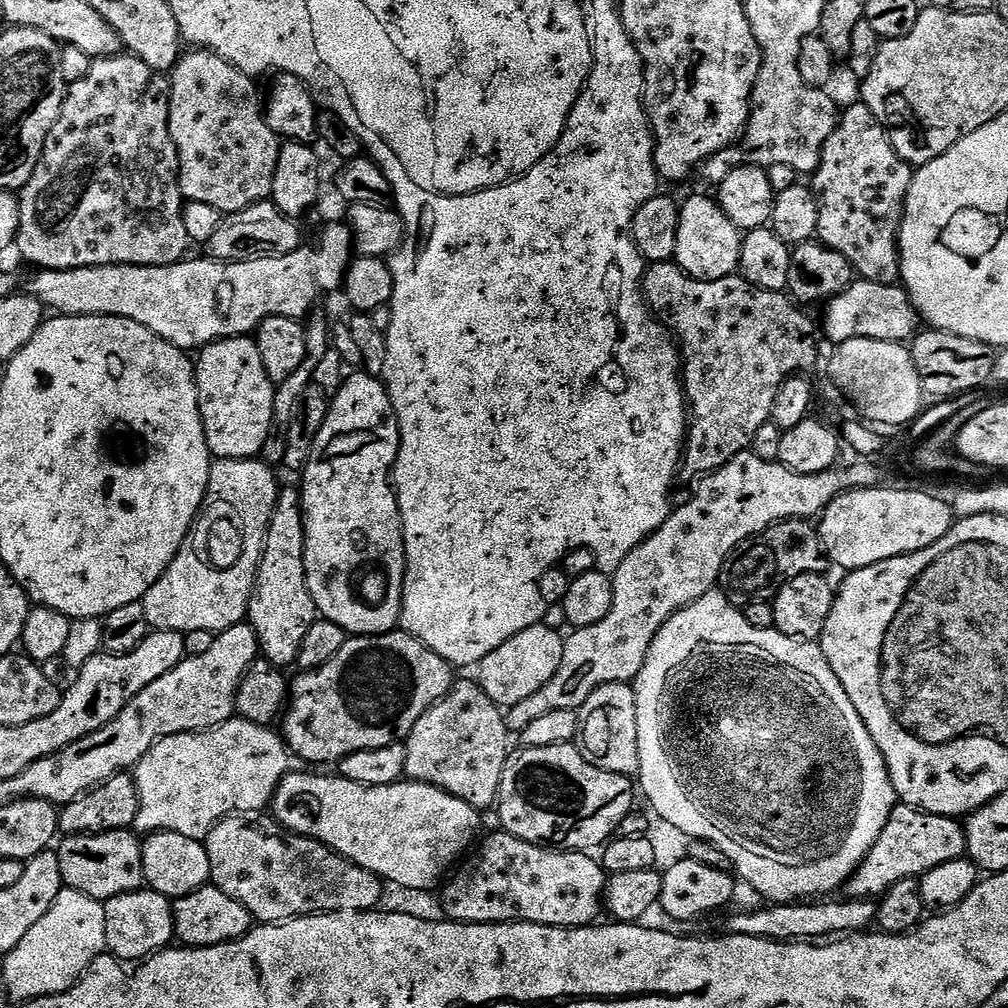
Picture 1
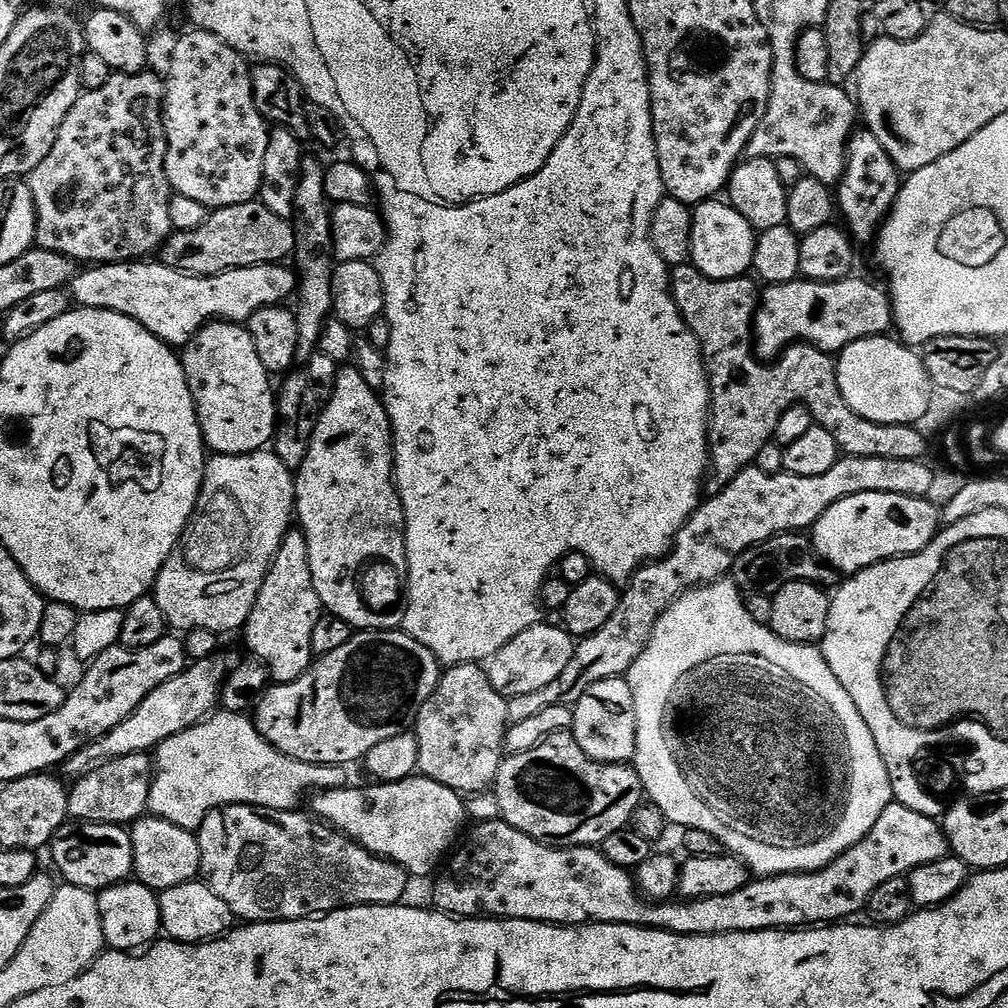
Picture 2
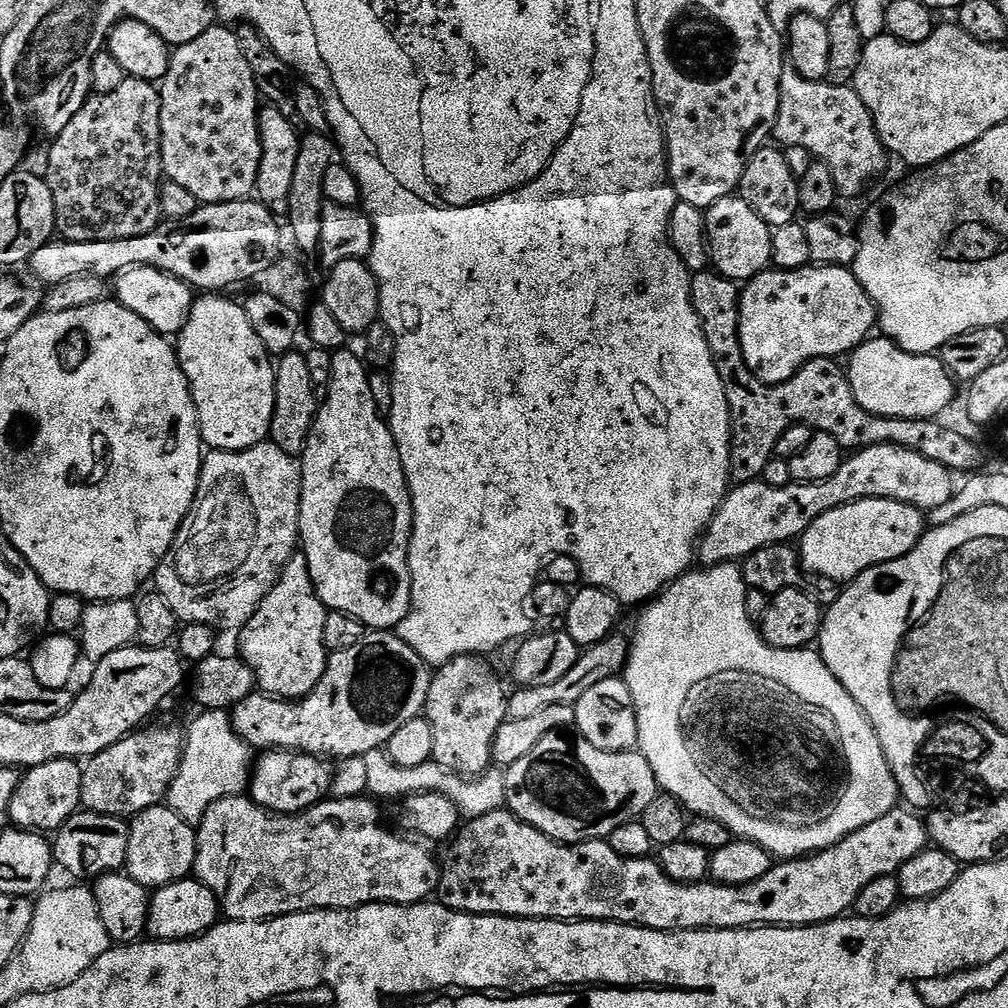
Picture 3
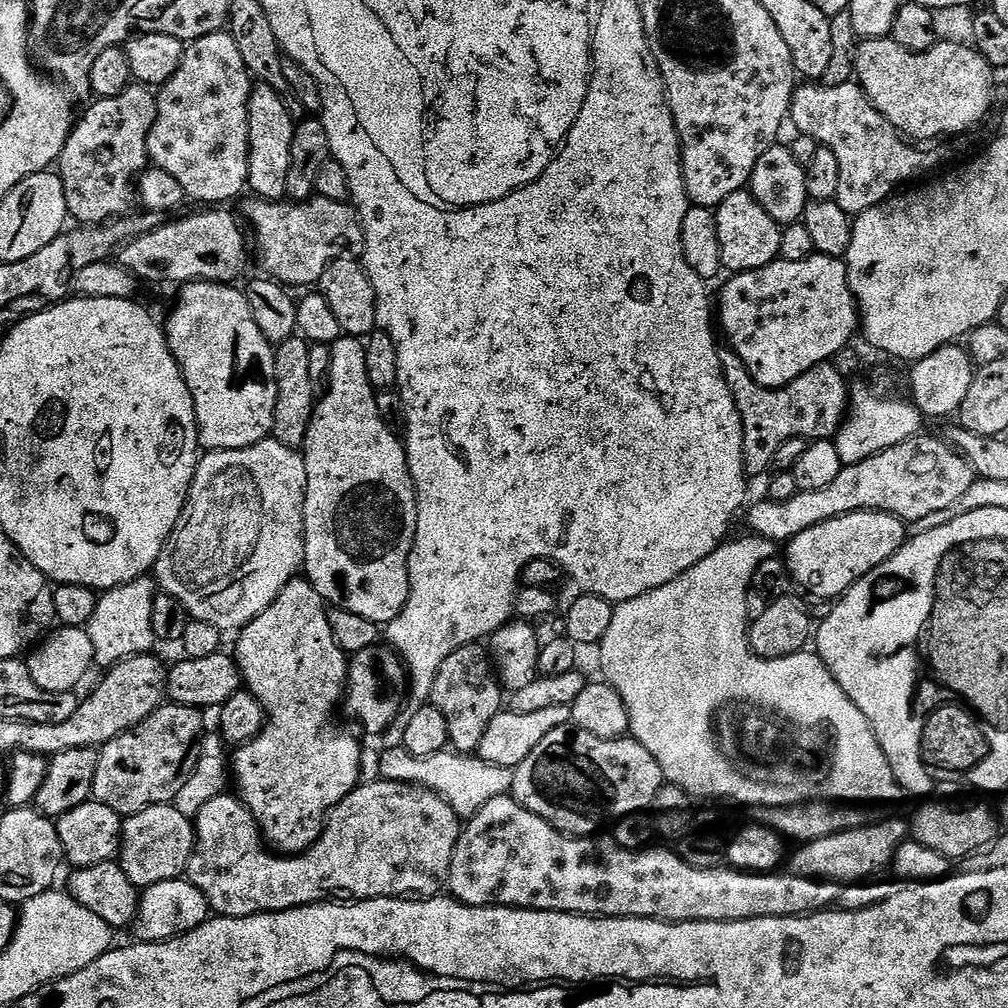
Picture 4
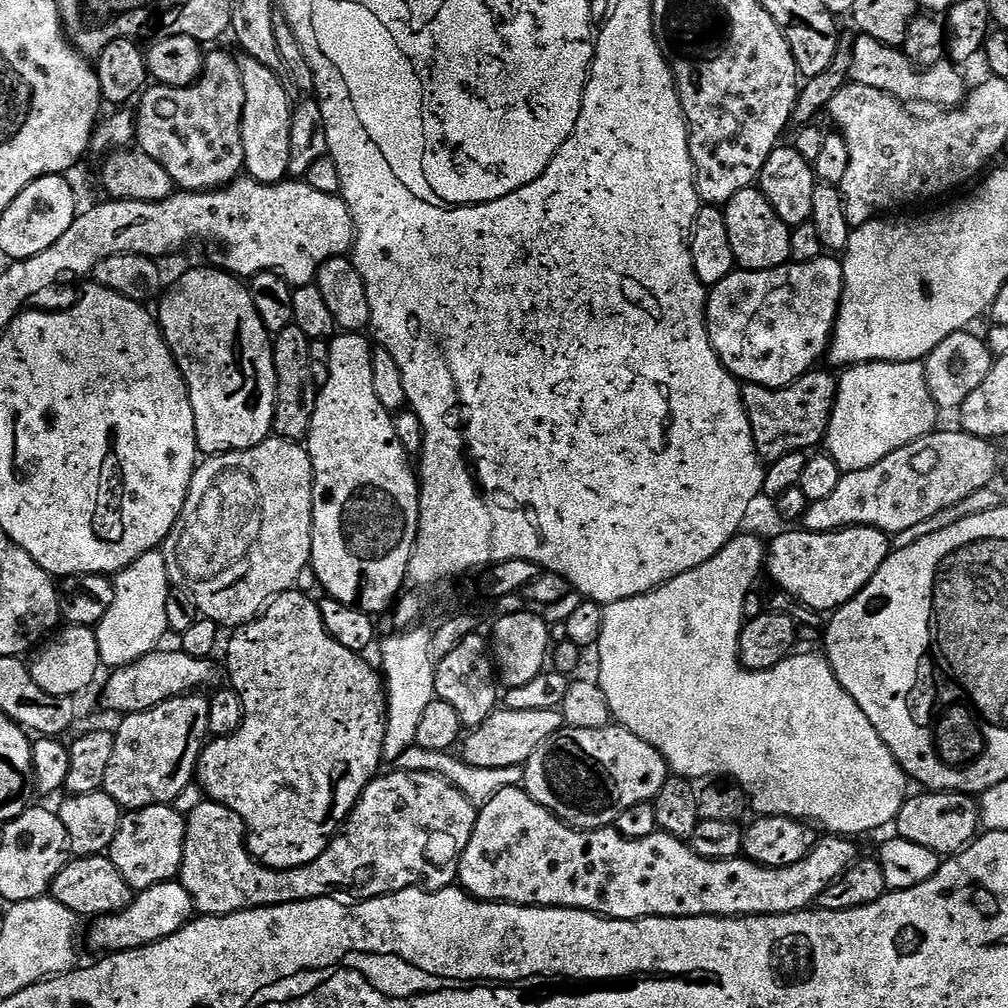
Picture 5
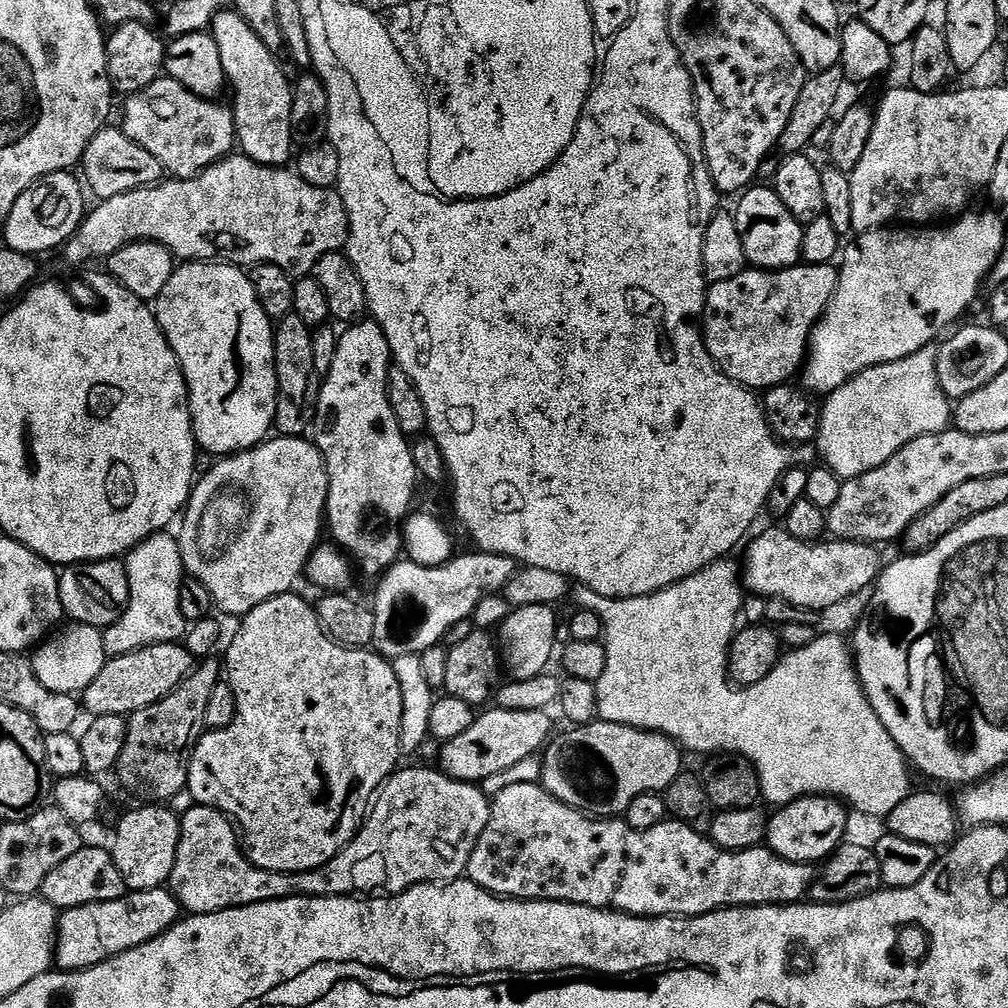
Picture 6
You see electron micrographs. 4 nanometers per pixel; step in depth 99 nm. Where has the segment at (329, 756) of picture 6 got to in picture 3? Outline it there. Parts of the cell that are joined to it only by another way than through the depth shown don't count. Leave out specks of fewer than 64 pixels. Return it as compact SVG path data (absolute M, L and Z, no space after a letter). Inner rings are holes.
M304 555L289 558L270 594L262 598L256 613L238 632L239 655L256 672L259 691L282 700L300 700L314 691L328 668L330 653L324 644L328 613L318 598ZM268 750L255 761L250 777L250 795L273 814L299 814L313 808L331 793L334 768L327 759L303 752Z

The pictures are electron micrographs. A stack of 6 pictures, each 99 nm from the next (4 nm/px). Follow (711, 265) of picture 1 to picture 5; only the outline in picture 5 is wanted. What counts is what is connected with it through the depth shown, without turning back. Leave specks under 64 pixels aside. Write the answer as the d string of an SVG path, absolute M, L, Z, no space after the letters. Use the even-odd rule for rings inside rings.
M759 187L738 190L734 198L723 205L731 245L734 246L737 265L741 269L770 270L792 260L792 229L778 216L778 210L761 194Z

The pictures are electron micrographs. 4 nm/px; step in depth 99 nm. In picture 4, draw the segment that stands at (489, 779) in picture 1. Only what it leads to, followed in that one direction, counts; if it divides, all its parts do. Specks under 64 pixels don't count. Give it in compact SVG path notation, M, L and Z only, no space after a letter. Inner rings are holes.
M483 643L463 644L450 654L450 658L446 658L446 662L442 662L434 678L430 703L438 710L442 710L442 714L446 717L449 745L457 752L475 753L482 742L482 734L486 734L490 722L494 722L494 718L506 704L506 692L500 687L500 679L489 656L489 649Z

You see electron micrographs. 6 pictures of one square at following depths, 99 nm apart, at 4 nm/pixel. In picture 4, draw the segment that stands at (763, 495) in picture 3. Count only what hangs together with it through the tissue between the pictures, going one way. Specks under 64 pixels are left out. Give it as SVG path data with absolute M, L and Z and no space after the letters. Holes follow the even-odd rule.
M919 434L856 465L844 465L842 474L823 490L799 492L786 502L764 498L761 504L753 503L747 509L748 524L752 527L749 529L768 540L787 542L802 534L802 530L810 530L810 526L851 512L886 512L911 525L918 522L918 518L927 518L937 510L954 506L977 478L970 461L947 439Z

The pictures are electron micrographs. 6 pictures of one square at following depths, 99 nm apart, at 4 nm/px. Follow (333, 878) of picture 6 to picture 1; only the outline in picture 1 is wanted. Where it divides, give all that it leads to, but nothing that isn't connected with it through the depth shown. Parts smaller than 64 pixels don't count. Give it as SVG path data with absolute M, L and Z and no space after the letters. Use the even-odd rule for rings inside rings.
M237 814L218 821L210 830L206 847L211 883L222 894L230 894L234 902L242 902L253 921L260 924L282 924L298 916L325 912L371 912L379 905L385 887L381 878L370 870L340 856L318 840L288 831L268 814Z

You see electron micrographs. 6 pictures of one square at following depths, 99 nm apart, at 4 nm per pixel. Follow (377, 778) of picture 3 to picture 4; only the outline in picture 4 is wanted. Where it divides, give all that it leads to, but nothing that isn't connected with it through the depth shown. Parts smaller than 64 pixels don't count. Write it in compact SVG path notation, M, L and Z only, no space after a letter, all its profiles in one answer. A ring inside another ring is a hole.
M397 722L383 733L383 751L380 753L380 779L390 782L406 782L421 784L434 794L444 799L462 818L470 818L486 802L494 802L494 798L511 793L514 782L513 769L506 766L494 766L494 762L486 762L476 754L465 754L455 750L445 750L438 754L430 754L430 758L418 758L418 754L410 754L404 749L404 724Z

